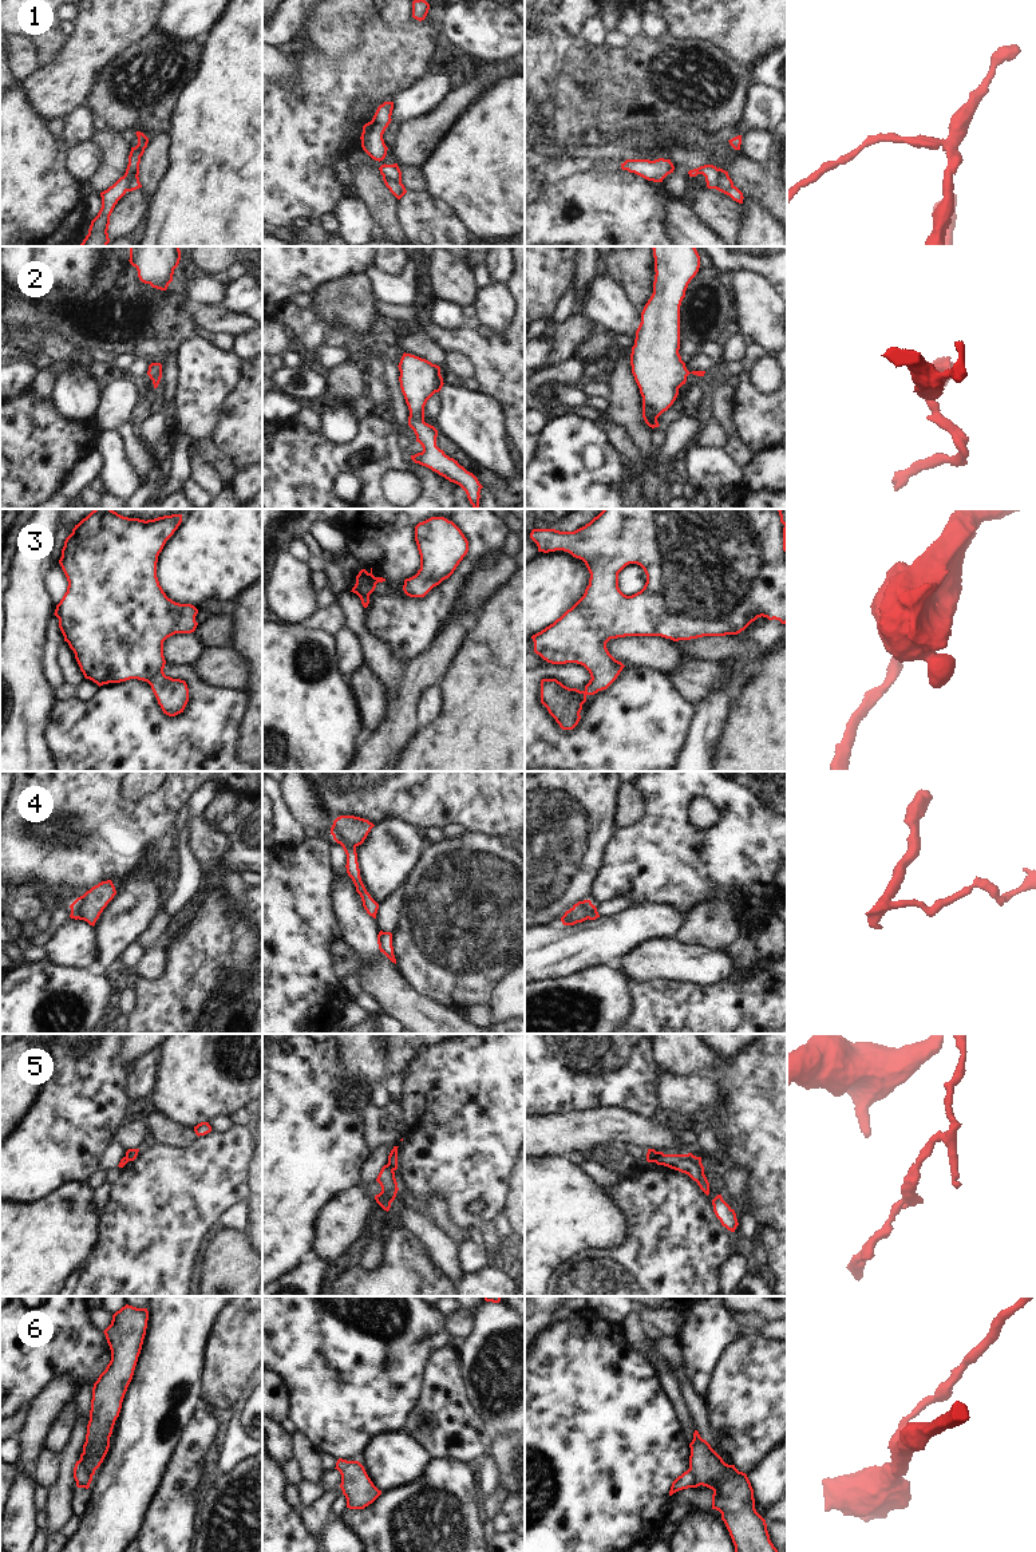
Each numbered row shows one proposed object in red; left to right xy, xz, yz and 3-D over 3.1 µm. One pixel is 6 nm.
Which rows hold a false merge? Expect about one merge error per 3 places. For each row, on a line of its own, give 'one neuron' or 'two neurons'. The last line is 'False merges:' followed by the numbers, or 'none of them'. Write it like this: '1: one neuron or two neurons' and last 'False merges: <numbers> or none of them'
1: two neurons
2: one neuron
3: one neuron
4: two neurons
5: two neurons
6: two neurons
False merges: 1, 4, 5, 6

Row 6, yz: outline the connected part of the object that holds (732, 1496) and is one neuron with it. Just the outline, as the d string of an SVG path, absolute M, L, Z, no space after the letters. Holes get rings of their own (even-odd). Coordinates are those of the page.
M697 1430L689 1448L695 1488L703 1485L713 1490L712 1509L721 1513L735 1552L778 1552L770 1540L766 1520L755 1509L754 1489L747 1474L725 1464Z

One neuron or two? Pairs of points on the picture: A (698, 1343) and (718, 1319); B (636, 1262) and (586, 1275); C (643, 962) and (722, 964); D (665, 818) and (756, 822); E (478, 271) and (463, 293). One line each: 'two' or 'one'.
A: one
B: one
C: one
D: one
E: two

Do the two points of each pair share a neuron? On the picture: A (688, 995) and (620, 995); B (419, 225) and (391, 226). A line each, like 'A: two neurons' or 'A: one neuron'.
A: two neurons
B: two neurons

